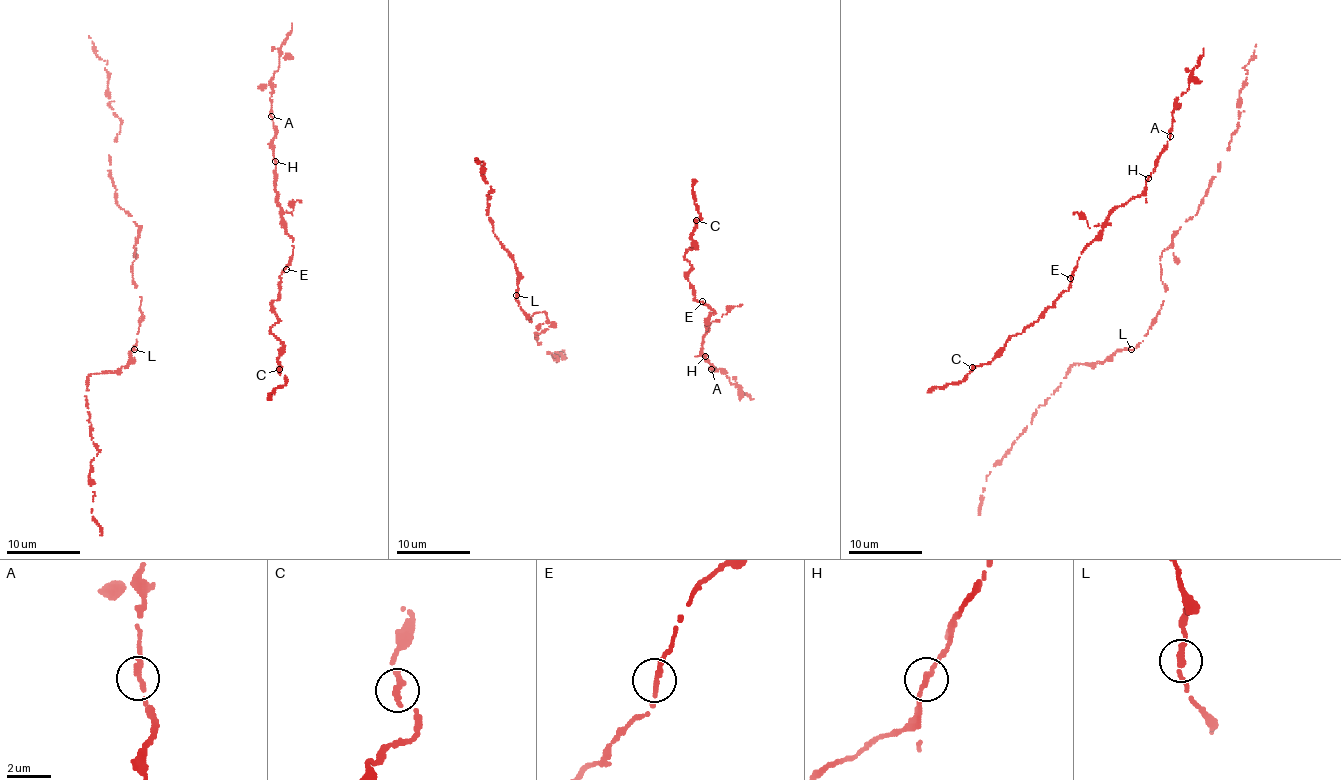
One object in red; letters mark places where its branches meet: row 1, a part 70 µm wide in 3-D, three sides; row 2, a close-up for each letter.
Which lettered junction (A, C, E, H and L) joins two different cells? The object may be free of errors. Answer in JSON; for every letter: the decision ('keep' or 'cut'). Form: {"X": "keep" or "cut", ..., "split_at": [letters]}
{"A": "keep", "C": "keep", "E": "keep", "H": "keep", "L": "keep", "split_at": []}

